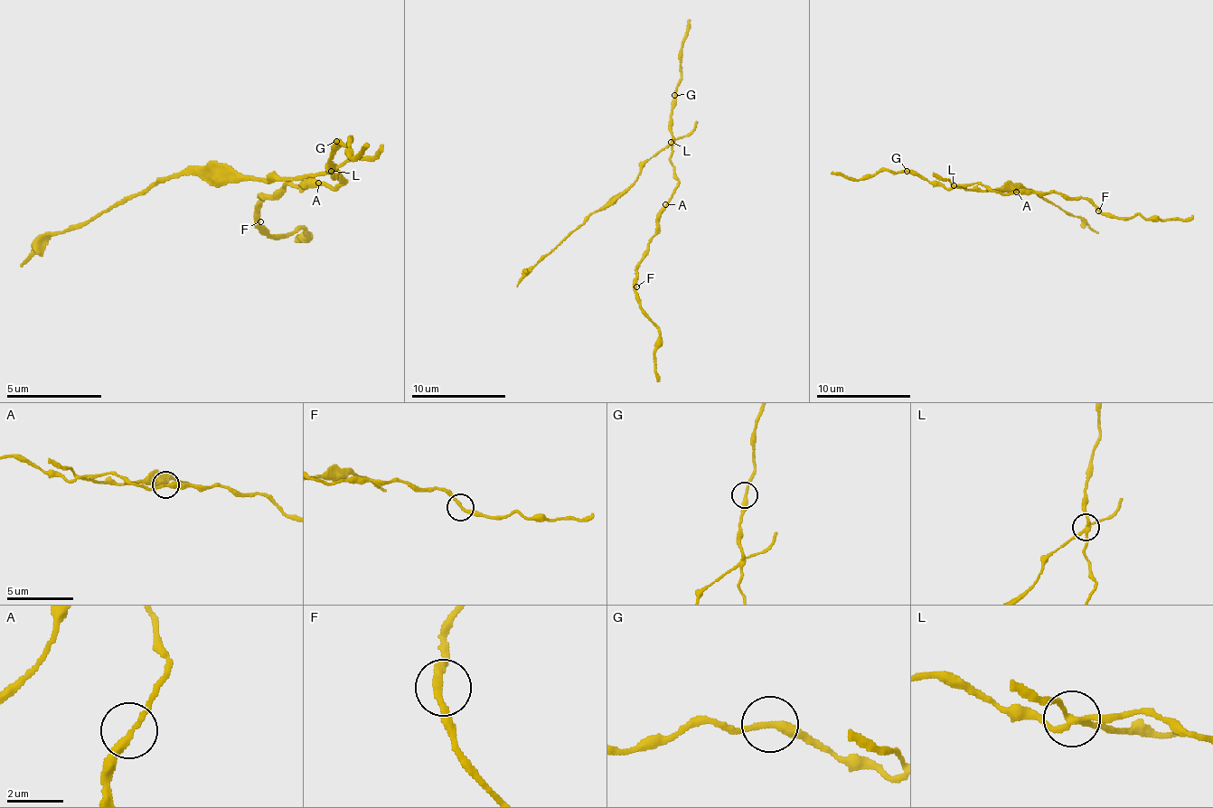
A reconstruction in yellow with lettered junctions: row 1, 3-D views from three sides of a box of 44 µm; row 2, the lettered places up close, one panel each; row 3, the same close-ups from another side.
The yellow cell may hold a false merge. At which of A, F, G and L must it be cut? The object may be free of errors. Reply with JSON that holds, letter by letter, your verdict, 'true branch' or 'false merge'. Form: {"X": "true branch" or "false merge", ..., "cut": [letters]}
{"A": "true branch", "F": "true branch", "G": "true branch", "L": "false merge", "cut": ["L"]}

